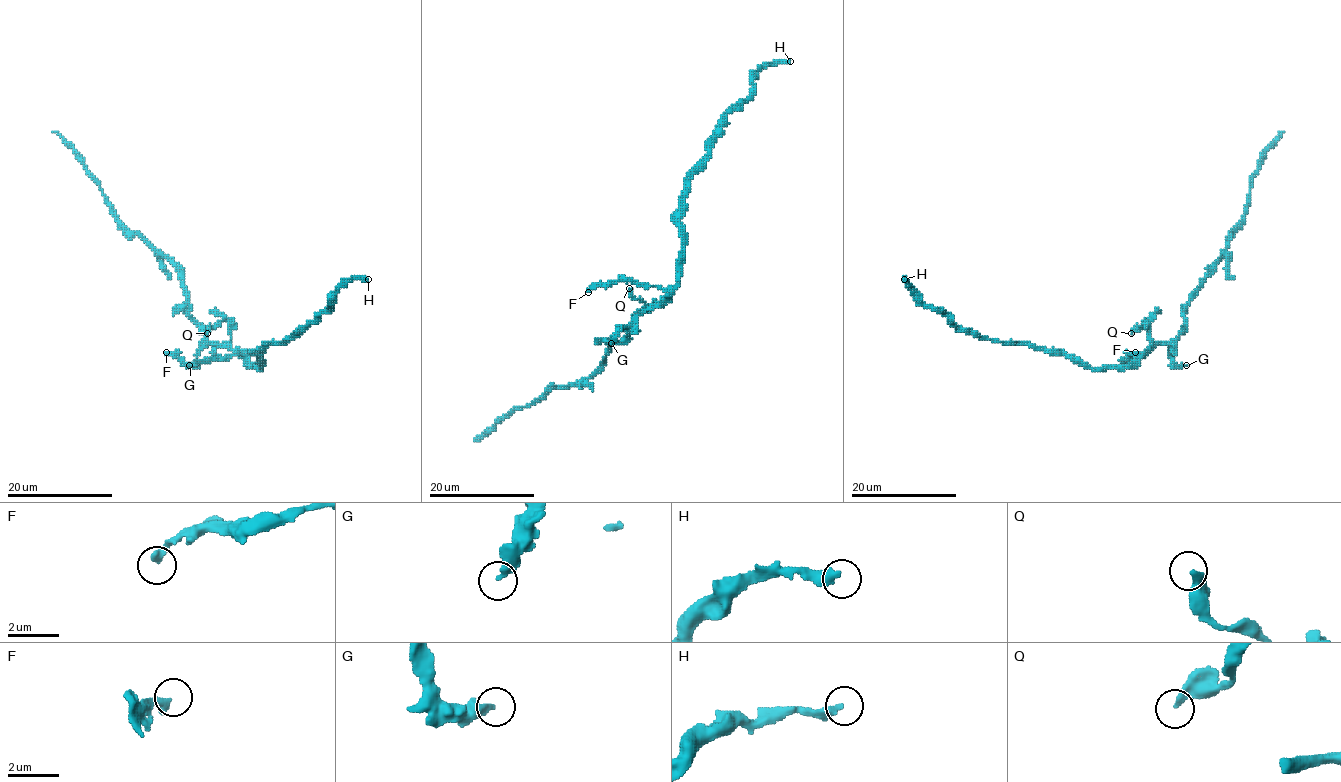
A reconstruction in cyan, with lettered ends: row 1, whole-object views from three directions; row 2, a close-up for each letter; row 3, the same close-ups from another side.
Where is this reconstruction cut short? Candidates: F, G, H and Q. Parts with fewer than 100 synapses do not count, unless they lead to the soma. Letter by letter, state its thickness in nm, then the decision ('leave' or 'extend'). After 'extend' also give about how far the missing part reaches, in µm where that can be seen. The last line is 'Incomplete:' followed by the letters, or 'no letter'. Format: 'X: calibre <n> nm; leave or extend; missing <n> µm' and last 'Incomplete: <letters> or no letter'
F: calibre 320 nm; leave
G: calibre 380 nm; leave
H: calibre 380 nm; leave
Q: calibre 280 nm; leave
Incomplete: no letter

